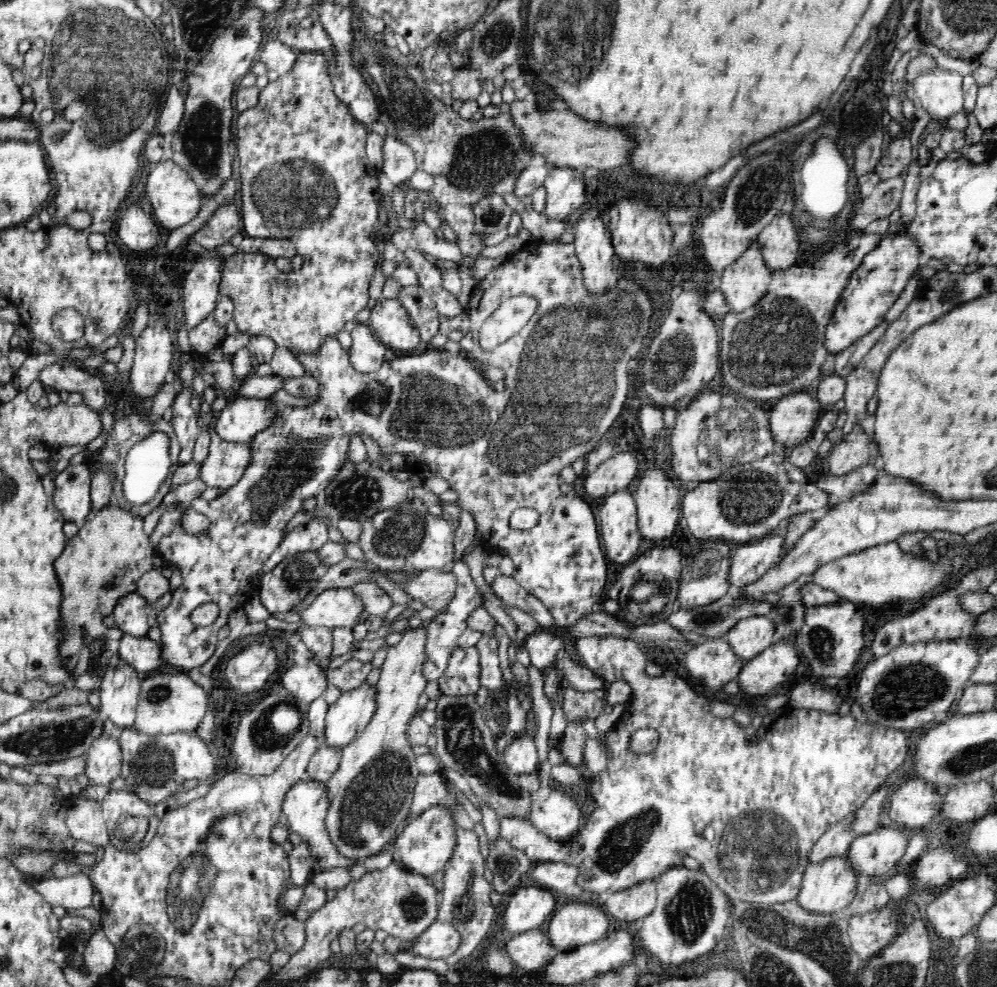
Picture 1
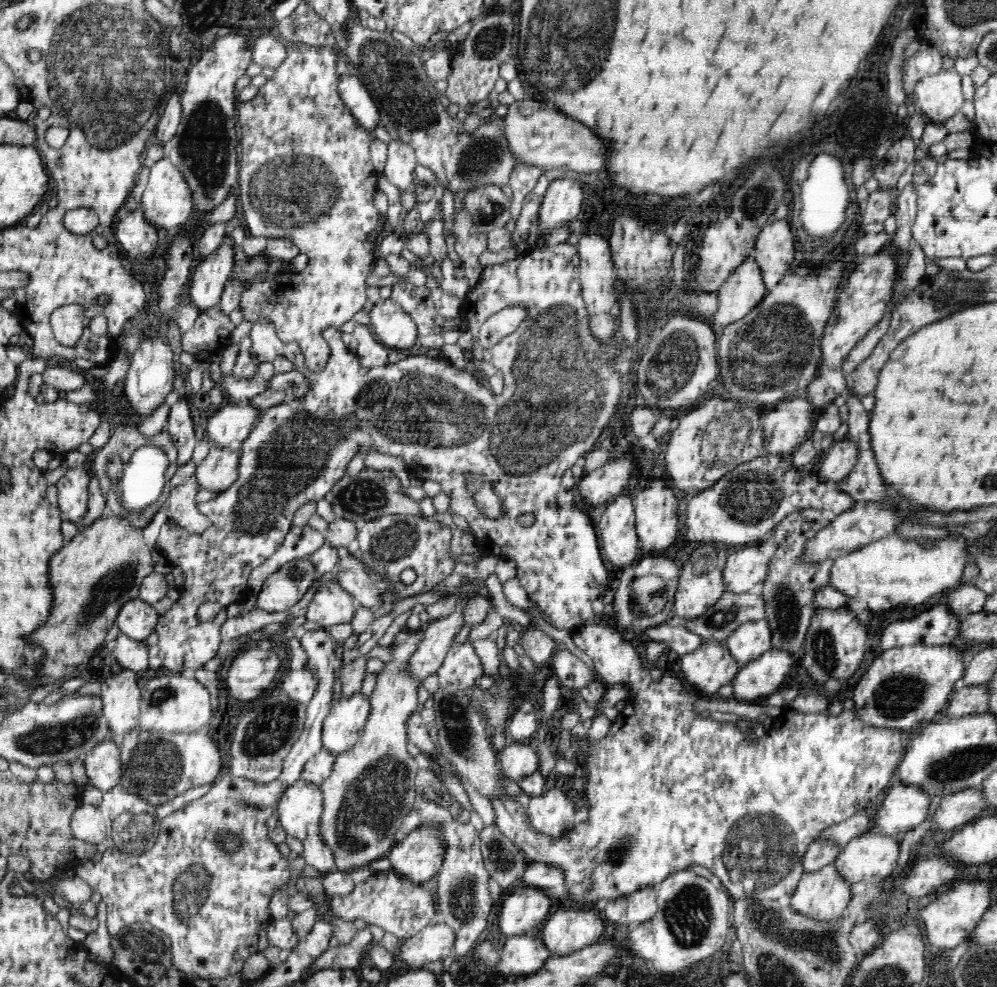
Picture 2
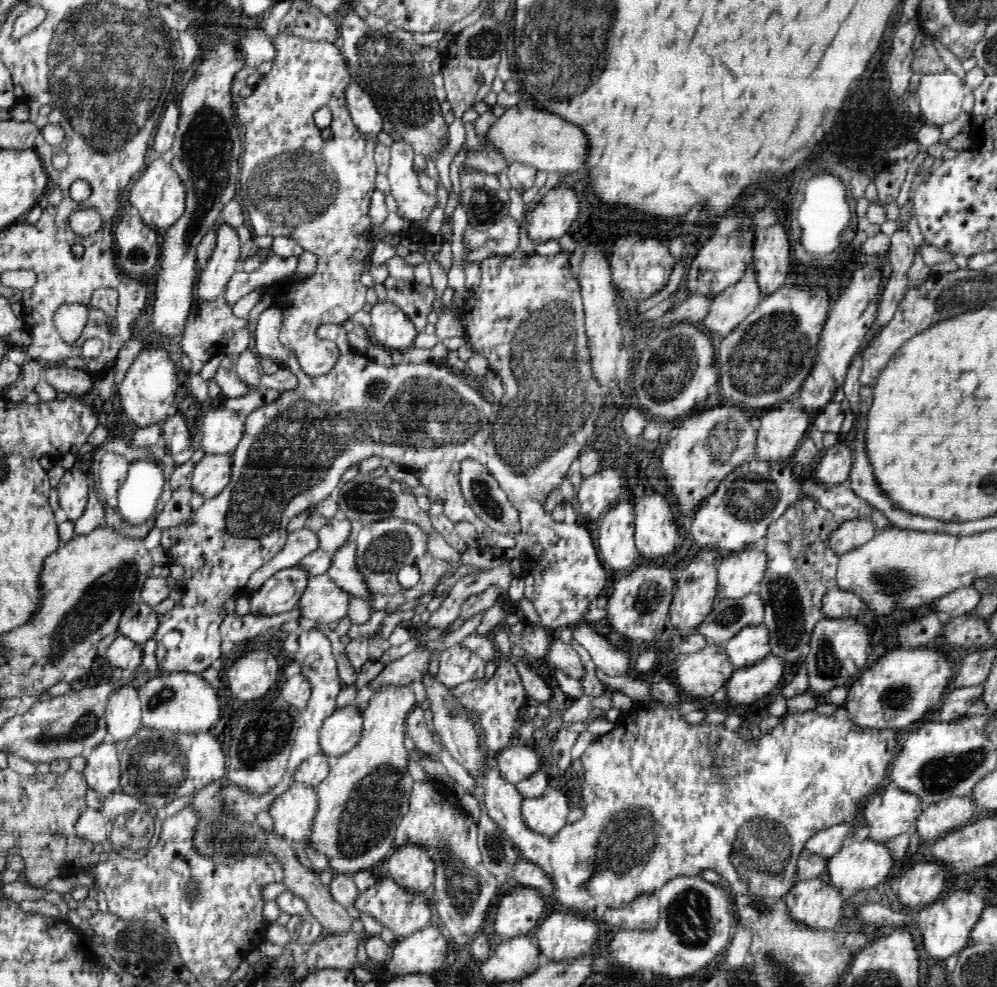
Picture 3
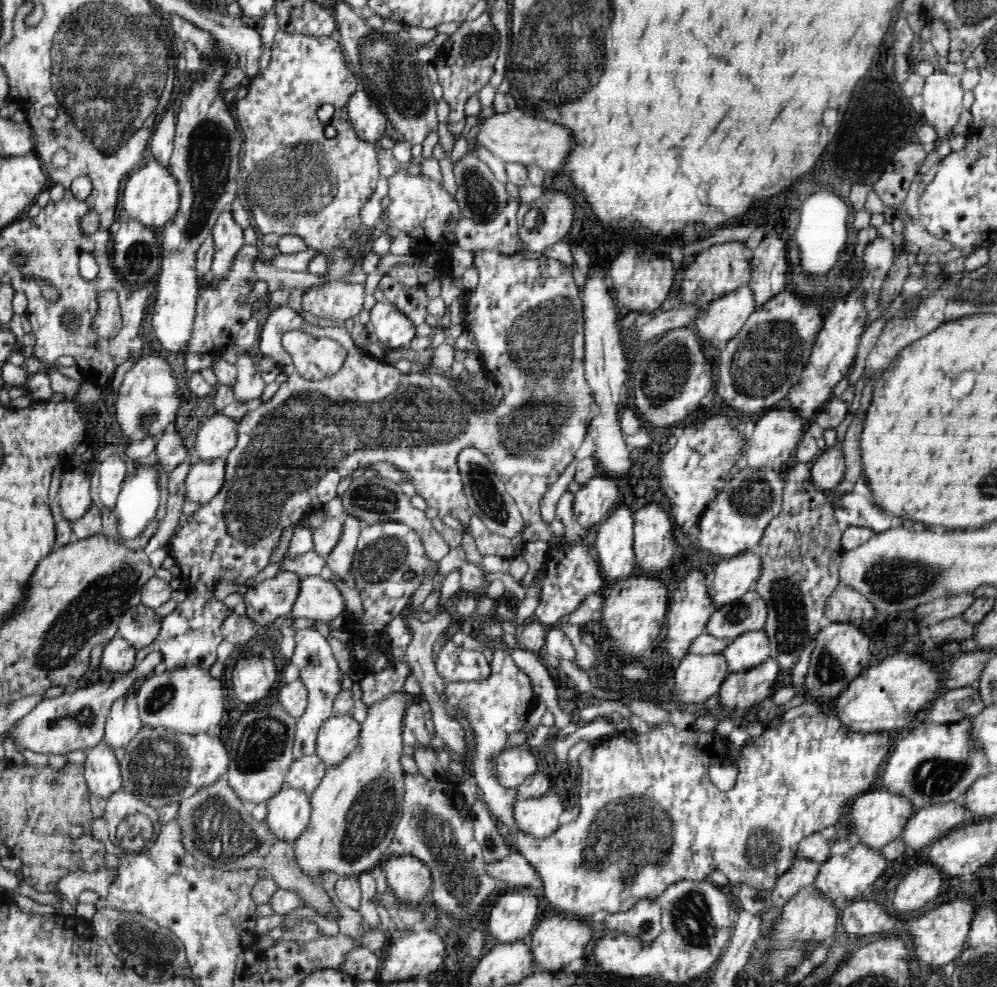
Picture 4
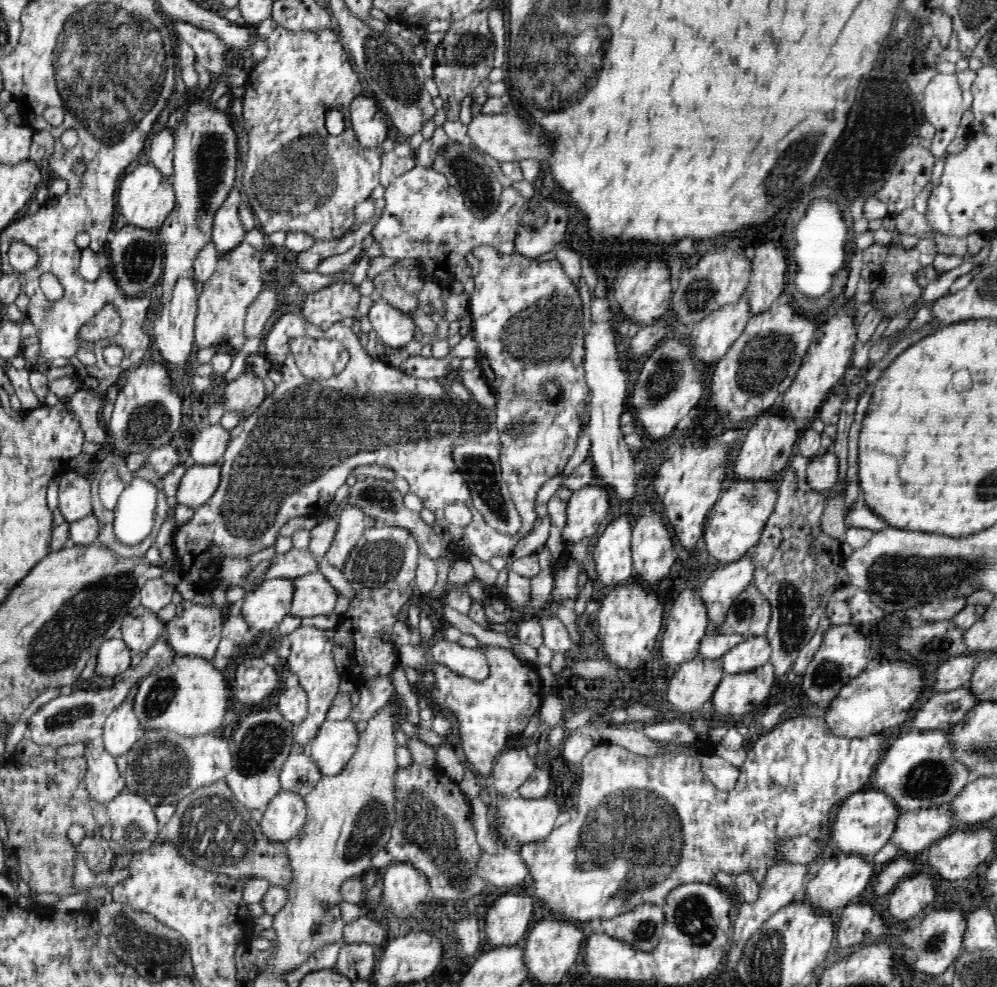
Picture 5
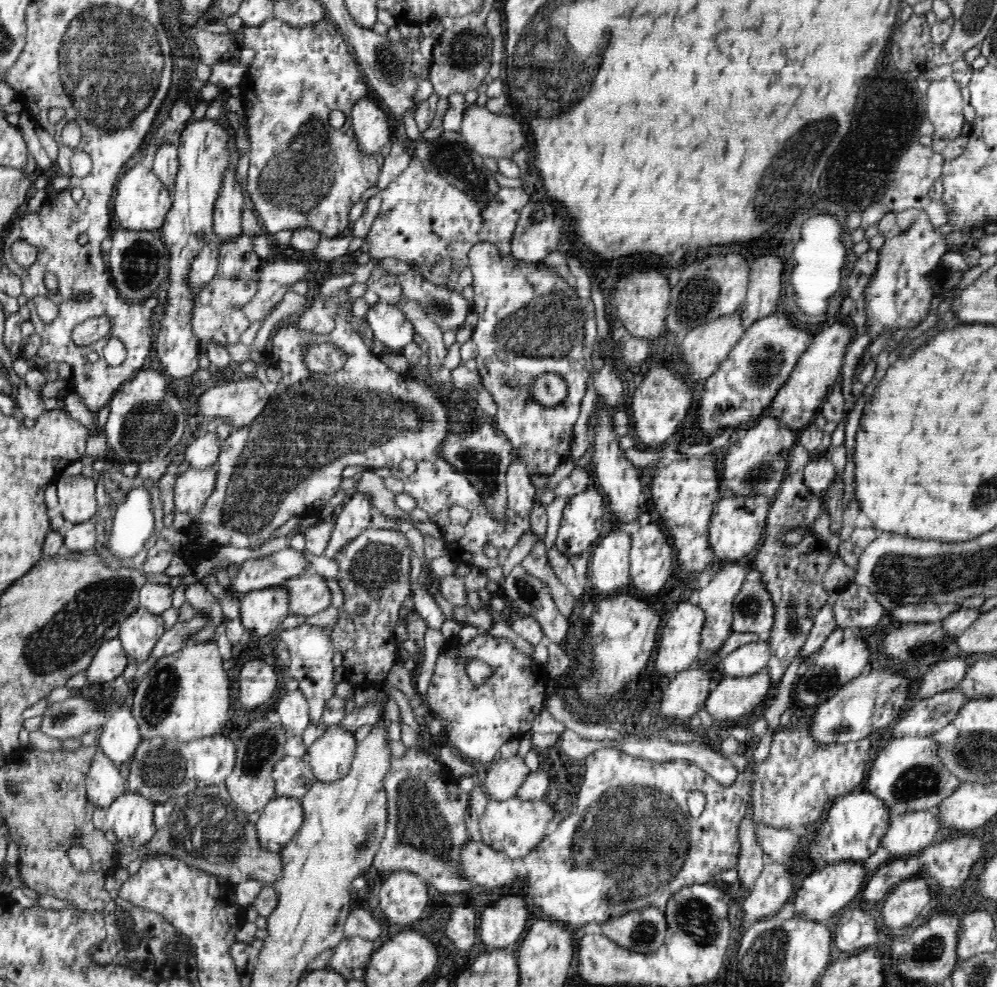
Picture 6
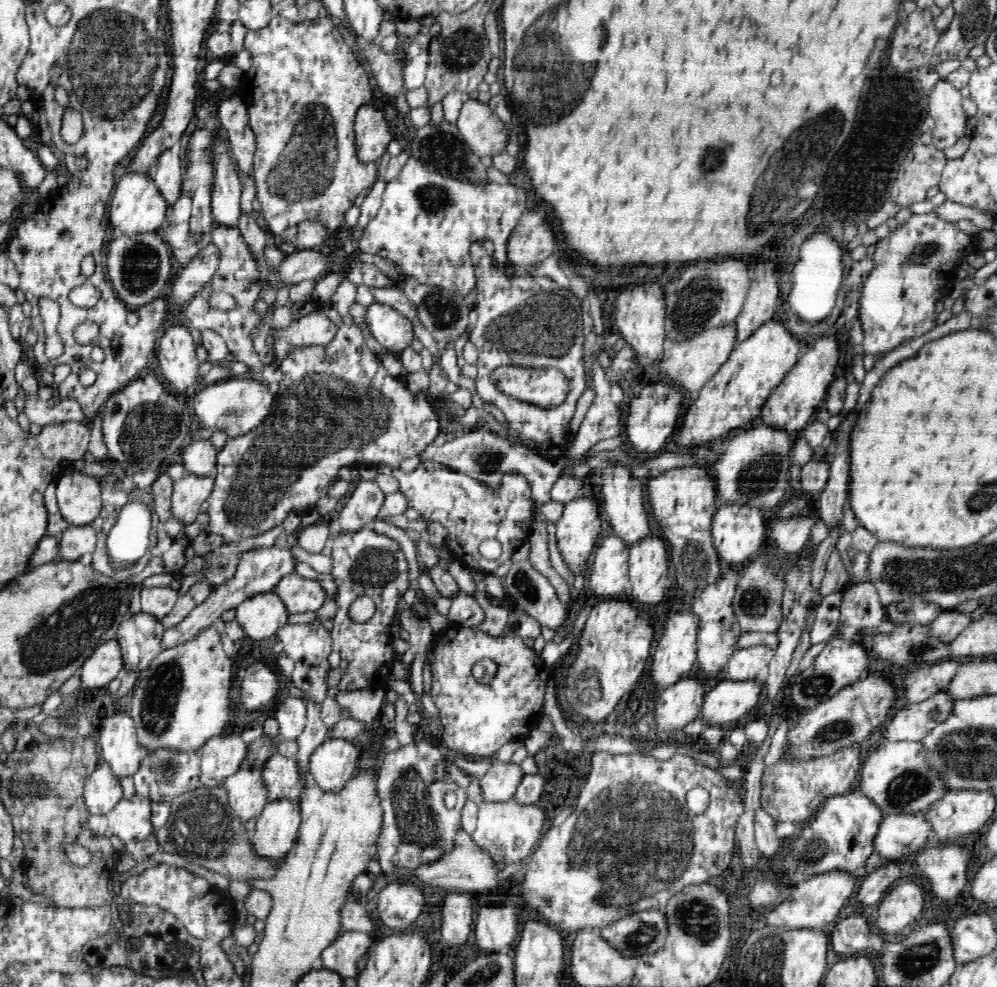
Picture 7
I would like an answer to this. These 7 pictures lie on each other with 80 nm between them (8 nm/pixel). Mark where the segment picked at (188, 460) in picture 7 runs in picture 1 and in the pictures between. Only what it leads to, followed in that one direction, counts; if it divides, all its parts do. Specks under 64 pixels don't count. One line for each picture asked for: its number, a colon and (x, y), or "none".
1: (242, 417)
2: (228, 428)
3: (222, 429)
4: (216, 436)
5: (209, 446)
6: (202, 453)

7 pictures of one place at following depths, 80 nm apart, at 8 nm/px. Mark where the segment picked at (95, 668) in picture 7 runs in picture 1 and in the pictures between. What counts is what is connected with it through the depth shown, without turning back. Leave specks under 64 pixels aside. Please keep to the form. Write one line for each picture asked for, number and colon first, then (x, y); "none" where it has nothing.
1: (142, 653)
2: (130, 654)
3: (122, 653)
4: (119, 656)
5: (114, 657)
6: (110, 661)

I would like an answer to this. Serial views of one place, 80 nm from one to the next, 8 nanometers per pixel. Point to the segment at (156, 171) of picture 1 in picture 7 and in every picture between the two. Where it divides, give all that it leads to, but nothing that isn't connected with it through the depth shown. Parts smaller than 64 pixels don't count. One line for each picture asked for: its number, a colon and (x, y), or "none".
2: (167, 200)
3: (159, 195)
4: (151, 195)
5: (145, 197)
6: (142, 201)
7: (137, 207)

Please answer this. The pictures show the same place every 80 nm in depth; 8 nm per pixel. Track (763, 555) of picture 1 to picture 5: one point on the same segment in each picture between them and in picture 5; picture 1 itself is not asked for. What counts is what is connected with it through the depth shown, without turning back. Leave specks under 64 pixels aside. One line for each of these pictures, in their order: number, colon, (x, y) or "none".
2: (746, 566)
3: (737, 576)
4: (732, 579)
5: (729, 580)

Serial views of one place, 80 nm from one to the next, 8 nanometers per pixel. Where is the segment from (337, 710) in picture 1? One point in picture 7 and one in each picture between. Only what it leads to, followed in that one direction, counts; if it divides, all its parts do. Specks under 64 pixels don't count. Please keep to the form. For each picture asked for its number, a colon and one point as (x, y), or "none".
2: (345, 722)
3: (341, 731)
4: (339, 735)
5: (336, 741)
6: (330, 756)
7: (332, 764)

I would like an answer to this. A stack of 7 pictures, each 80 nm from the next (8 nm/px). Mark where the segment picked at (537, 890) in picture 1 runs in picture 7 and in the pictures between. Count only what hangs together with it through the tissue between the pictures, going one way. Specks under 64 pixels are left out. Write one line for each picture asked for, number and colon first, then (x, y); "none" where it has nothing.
2: (522, 911)
3: (518, 913)
4: (513, 917)
5: (507, 921)
6: (502, 923)
7: (495, 929)

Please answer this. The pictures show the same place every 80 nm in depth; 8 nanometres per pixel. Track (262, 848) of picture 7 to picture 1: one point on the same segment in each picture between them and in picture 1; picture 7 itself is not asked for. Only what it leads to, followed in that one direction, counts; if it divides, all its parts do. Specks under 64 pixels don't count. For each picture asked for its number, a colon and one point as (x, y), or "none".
1: (305, 805)
2: (299, 810)
3: (293, 811)
4: (289, 810)
5: (284, 816)
6: (280, 820)

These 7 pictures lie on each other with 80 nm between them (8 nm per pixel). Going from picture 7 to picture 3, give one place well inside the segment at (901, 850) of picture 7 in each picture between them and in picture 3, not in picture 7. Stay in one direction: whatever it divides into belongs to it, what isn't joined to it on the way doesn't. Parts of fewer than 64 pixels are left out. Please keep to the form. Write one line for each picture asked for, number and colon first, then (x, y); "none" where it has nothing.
3: (934, 821)
4: (929, 824)
5: (917, 830)
6: (908, 833)

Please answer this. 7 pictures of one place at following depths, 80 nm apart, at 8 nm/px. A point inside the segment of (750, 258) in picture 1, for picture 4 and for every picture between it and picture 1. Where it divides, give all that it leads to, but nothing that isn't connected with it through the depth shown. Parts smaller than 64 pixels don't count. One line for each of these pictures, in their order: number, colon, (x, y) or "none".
2: (744, 289)
3: (729, 308)
4: (725, 317)

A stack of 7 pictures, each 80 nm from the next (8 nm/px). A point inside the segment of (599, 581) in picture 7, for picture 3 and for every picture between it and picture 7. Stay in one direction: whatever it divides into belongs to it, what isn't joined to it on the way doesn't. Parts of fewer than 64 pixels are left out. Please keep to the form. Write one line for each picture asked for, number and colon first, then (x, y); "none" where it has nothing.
3: (616, 529)
4: (614, 543)
5: (614, 566)
6: (609, 570)

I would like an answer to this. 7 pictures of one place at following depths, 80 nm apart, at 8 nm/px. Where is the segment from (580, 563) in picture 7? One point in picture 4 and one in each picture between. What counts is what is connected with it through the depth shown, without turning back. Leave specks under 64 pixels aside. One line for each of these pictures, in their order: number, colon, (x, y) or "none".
4: (594, 499)
5: (586, 508)
6: (580, 526)

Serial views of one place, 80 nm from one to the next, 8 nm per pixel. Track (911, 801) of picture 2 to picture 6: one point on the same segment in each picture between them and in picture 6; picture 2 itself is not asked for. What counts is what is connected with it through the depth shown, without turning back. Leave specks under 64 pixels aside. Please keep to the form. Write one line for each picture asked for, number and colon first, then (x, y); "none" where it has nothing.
3: (891, 812)
4: (878, 816)
5: (865, 821)
6: (852, 831)

